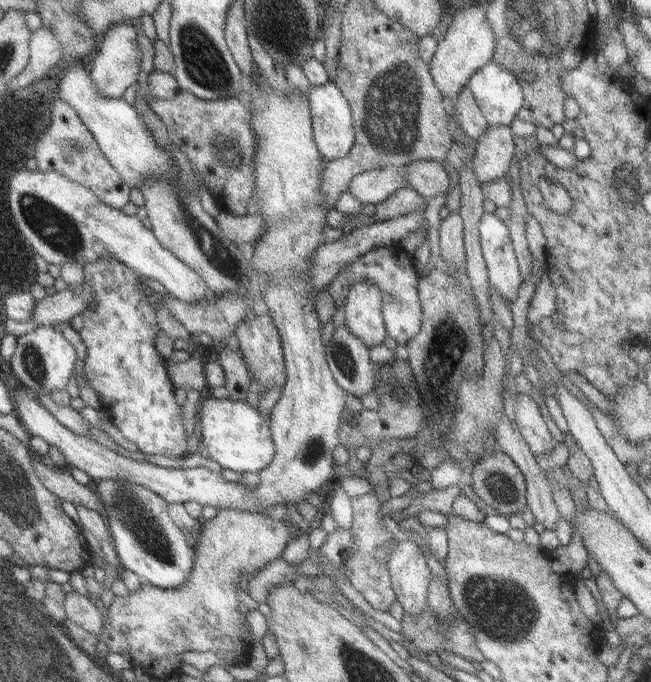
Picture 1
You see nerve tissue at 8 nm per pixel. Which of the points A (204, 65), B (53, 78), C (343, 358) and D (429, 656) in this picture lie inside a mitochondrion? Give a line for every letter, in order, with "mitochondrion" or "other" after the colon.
A: mitochondrion
B: other
C: mitochondrion
D: other

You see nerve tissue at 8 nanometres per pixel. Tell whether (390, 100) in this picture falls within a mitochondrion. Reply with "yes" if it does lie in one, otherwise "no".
yes

